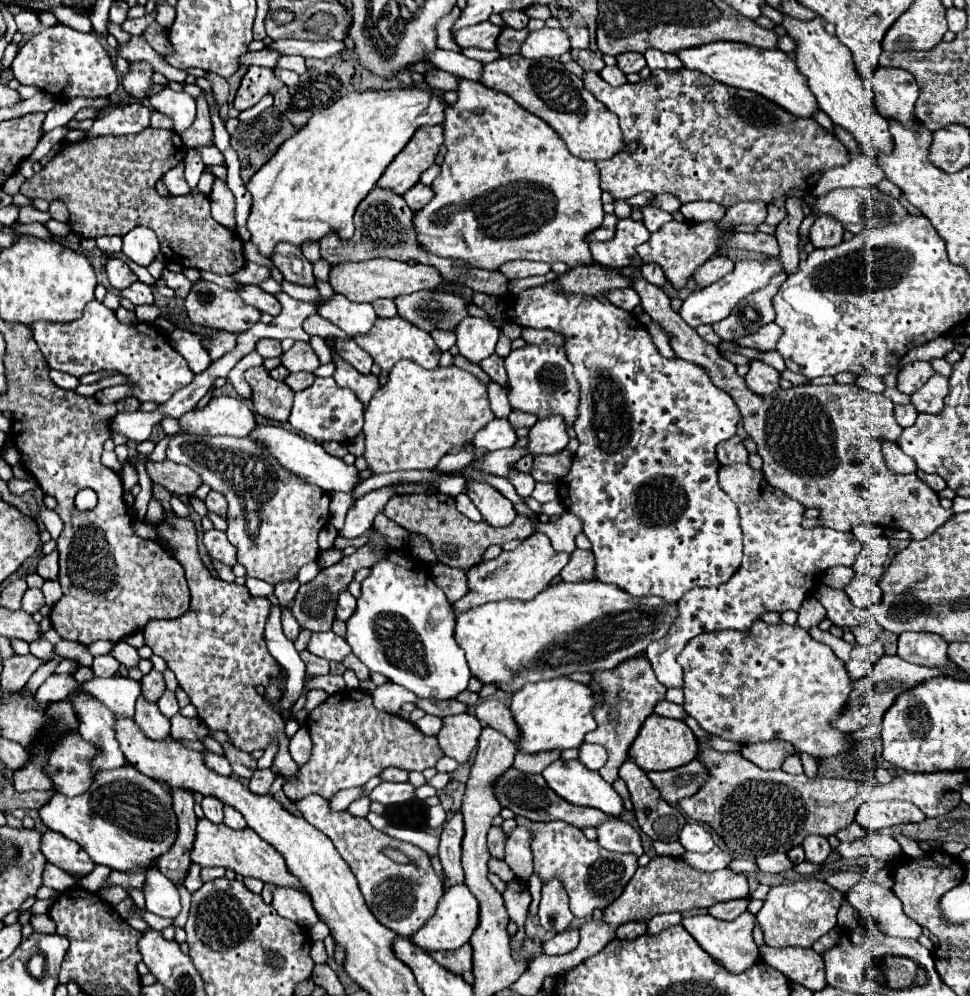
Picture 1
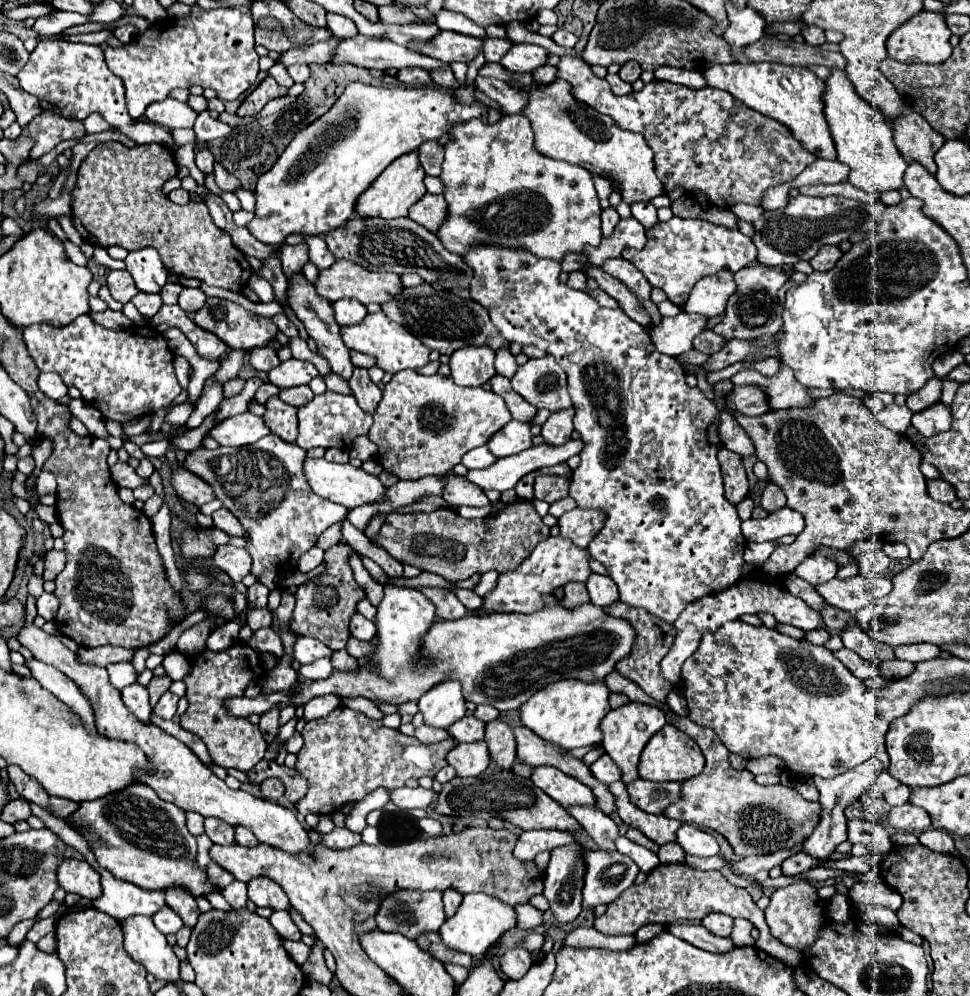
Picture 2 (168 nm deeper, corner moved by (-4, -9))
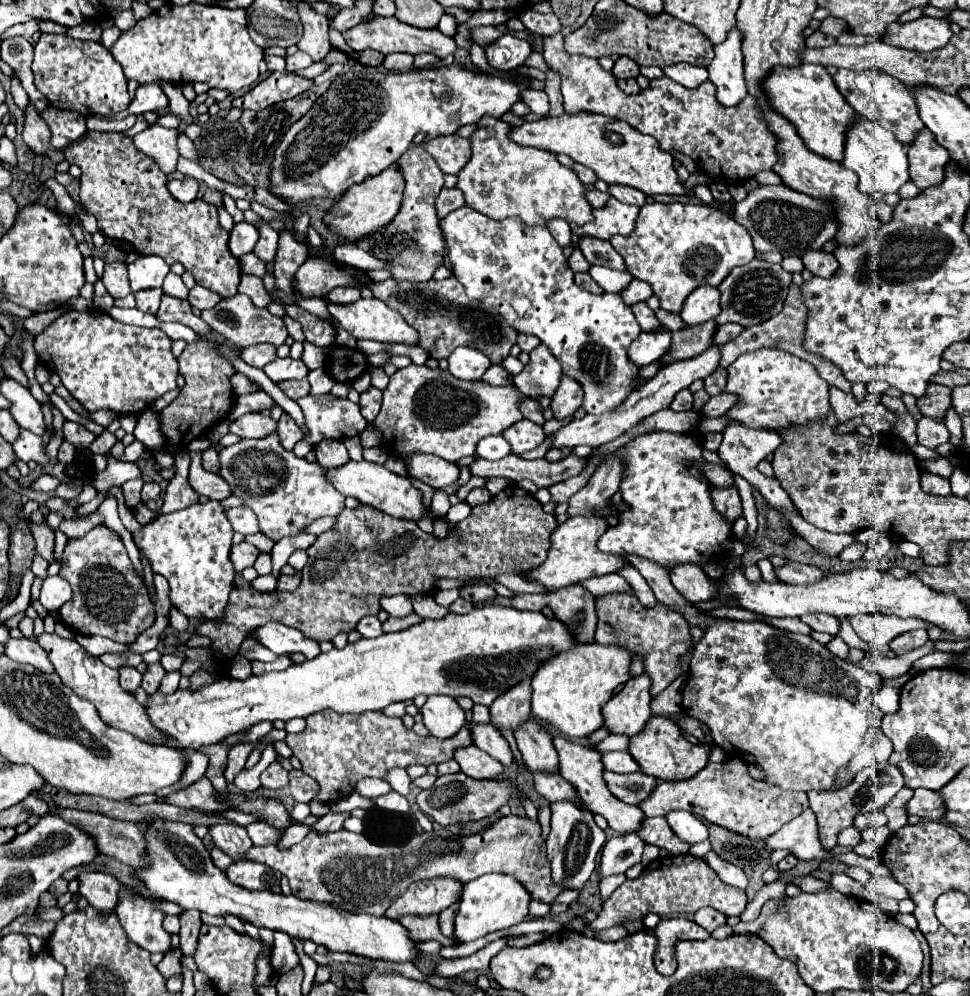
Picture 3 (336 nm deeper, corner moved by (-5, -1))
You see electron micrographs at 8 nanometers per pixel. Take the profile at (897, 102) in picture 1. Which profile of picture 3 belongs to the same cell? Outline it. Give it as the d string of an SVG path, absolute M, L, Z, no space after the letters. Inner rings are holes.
M921 130L915 138L915 142L909 146L909 176L911 182L925 190L939 180L943 180L945 164L949 162L949 152L935 142L935 136L931 130Z

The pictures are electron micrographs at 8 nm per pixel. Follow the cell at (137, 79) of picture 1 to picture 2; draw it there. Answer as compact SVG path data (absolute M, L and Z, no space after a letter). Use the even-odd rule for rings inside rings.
M192 6L192 12L184 18L166 18L162 22L156 22L152 24L144 34L136 34L132 38L132 42L126 46L126 48L106 48L104 50L104 56L106 56L106 64L108 68L118 76L122 78L124 82L124 88L126 88L126 104L128 104L128 112L132 118L142 118L144 116L144 110L152 104L152 102L158 102L158 100L164 100L168 96L170 90L174 88L190 88L192 84L200 84L202 88L214 88L218 92L218 98L220 100L234 100L238 98L240 94L244 94L254 82L256 82L256 76L258 76L258 54L254 50L254 22L252 22L252 12L250 8L246 6L234 6L234 8L226 8L226 10L204 10L204 8L198 8L198 6Z

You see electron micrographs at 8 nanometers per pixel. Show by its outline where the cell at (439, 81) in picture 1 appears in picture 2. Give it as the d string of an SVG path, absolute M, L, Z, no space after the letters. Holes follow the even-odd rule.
M404 68L398 72L398 80L408 86L434 86L430 74L422 68Z

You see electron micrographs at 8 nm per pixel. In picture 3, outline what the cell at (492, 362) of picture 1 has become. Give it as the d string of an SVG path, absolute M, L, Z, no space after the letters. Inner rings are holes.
M529 398L529 400L521 402L521 412L523 412L523 416L525 416L527 420L531 420L531 422L535 422L535 424L539 424L539 426L545 424L543 408L539 406L537 400L531 400L531 398Z

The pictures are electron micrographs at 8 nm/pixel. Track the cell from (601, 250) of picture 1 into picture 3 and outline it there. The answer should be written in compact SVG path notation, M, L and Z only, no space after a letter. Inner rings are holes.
M609 198L603 208L593 210L595 220L591 224L583 224L583 226L571 224L571 230L577 236L593 236L599 240L609 240L613 234L629 236L635 228L637 214L639 214L637 206Z

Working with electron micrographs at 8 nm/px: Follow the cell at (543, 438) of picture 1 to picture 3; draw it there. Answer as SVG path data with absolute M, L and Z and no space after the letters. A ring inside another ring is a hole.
M563 374L563 380L551 402L551 410L553 410L555 418L565 418L565 416L573 414L581 404L583 404L581 384L575 384L575 380L571 380L567 374Z

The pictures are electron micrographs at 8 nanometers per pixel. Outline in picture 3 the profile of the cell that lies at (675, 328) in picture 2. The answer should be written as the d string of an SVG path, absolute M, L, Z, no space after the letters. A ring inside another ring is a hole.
M665 326L661 328L661 332L649 332L649 334L639 334L631 348L627 350L627 358L633 362L633 364L639 364L639 366L647 366L655 360L659 360L667 348L671 344L671 330L667 330Z

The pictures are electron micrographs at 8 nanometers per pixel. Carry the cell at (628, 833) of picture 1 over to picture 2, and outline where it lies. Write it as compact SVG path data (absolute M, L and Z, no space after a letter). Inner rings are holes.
M574 806L574 808L568 808L568 812L582 824L582 828L590 834L590 838L598 844L600 850L616 852L614 840L620 834L618 834L618 826L614 824L614 820L610 816L606 816L598 808L590 808L590 806Z

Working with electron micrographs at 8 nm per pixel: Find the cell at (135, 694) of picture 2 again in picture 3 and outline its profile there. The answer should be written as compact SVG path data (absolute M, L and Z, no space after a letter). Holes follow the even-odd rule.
M123 666L123 668L119 668L119 674L121 674L119 682L121 682L121 686L123 686L127 692L135 692L135 690L141 686L141 674L139 674L133 666Z

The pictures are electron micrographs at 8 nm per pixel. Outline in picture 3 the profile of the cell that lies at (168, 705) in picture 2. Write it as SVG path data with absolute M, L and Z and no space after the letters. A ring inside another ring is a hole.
M167 672L165 678L161 680L159 692L161 692L161 694L173 694L173 692L179 688L179 678L181 678L179 672Z

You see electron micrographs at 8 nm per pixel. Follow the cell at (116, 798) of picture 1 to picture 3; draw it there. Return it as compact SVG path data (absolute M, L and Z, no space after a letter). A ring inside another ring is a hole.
M155 820L147 826L145 840L151 866L137 870L137 874L155 896L175 902L183 910L193 908L211 916L233 914L257 928L269 928L273 932L285 932L291 938L311 940L331 952L349 952L391 962L409 962L415 958L415 942L407 936L407 930L397 920L387 916L351 914L333 904L301 900L295 894L285 896L273 892L251 892L231 884L225 872L215 868L209 852L189 824Z

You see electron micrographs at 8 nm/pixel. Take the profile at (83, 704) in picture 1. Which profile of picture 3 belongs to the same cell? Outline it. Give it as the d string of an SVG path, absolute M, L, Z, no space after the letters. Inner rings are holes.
M9 638L5 644L5 654L21 664L31 664L41 672L51 672L53 666L47 658L47 652L33 640L27 638Z

